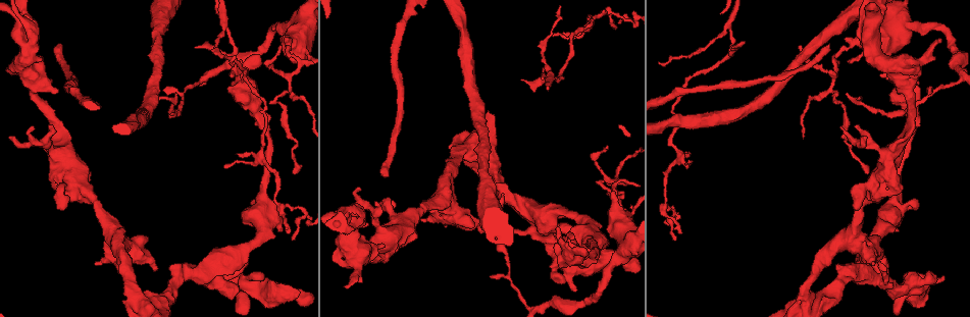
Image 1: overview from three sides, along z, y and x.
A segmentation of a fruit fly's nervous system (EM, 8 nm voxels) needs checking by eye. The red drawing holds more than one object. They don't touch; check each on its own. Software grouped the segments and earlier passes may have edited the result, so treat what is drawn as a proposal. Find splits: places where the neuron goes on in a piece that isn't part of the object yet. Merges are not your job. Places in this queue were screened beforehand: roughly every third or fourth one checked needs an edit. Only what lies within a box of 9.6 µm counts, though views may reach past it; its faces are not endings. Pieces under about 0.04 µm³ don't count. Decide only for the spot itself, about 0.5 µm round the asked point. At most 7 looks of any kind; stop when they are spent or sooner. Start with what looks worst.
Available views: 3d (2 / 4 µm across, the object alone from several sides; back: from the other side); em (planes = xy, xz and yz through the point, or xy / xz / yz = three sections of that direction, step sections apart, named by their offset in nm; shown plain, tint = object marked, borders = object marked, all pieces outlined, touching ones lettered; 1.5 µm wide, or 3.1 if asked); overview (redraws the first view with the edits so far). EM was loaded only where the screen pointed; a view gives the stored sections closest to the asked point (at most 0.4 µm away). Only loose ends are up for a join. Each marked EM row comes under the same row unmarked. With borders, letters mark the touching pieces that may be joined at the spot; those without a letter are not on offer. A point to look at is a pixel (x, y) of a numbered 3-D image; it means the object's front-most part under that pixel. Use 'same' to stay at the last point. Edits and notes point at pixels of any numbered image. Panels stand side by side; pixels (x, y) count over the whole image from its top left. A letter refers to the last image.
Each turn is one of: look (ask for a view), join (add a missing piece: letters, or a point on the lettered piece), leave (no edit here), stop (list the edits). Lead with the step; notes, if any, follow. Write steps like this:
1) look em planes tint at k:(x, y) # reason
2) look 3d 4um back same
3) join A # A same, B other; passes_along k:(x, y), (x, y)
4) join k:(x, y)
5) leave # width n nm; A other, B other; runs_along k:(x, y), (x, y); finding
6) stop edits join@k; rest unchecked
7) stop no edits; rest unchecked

look em planes borders at 1:(829, 45) # branch stops here

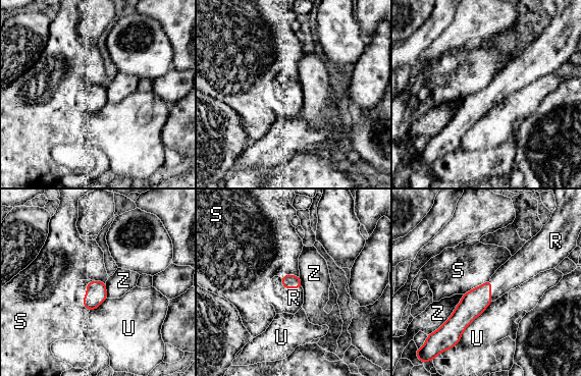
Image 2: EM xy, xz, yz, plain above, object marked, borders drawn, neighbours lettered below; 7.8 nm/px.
join 2:(515, 271) # R same, S other, U other, Z other; it goes on there

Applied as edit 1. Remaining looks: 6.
look overview # see it whole again

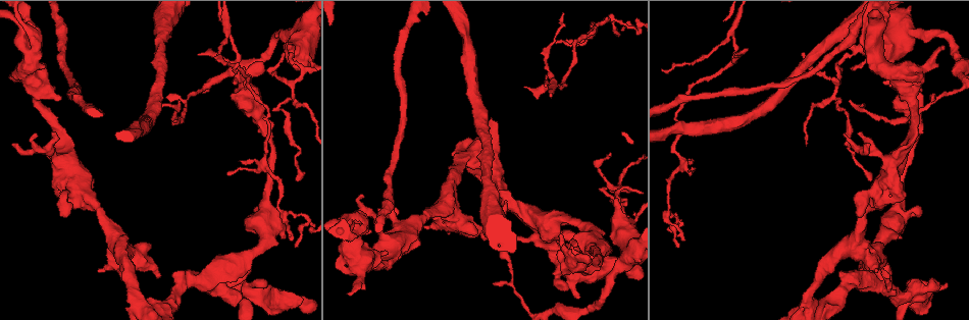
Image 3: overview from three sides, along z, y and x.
look em planes borders at 3:(691, 160) # branch stops here

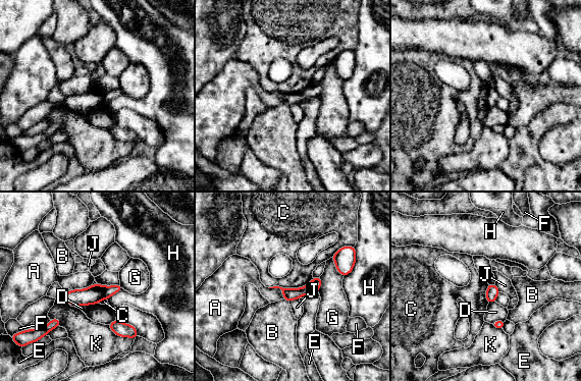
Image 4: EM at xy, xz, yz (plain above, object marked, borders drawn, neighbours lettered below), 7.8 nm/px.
leave # width 90 nm; longest_contact C 360 nm; A other, B other, C other, D other, E other, F other, G other, H other, J other, K other; no lettered piece goes on from it

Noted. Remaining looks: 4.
look 3d 4um at 3:(292, 241) # thin end

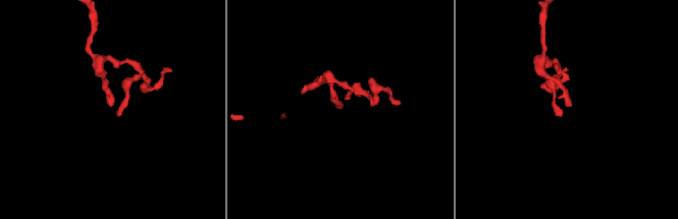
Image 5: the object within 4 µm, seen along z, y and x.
look em planes borders at 5:(111, 106) # now the EM

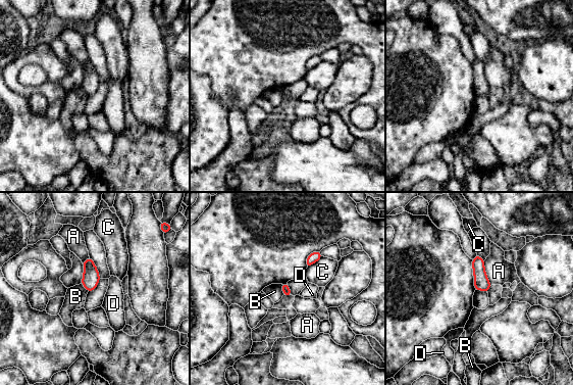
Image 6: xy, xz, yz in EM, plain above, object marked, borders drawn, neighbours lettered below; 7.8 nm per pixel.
leave # A other, B other, C other, D other; no lettered piece goes on from it

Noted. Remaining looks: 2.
stop edits join@2; rest unchecked

